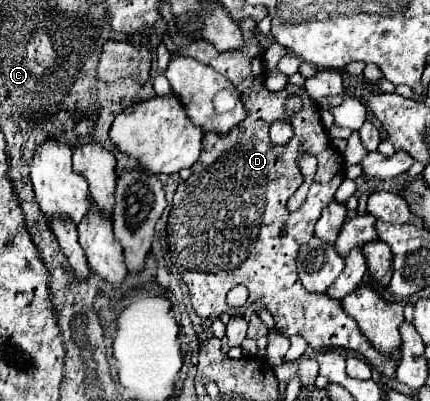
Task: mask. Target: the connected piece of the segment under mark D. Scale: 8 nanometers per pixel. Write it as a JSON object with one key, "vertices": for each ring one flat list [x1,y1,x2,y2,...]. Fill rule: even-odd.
{"vertices":[[250,19,242,21,240,25,244,39,250,43,250,47,246,47,246,51,228,51,228,53,218,53,214,49,214,45,210,45,208,41,200,39,200,41,188,41,186,45,180,43,178,45,178,53,180,55,190,55,194,59,198,59,204,65,210,65,212,69,216,69,218,73,222,73,226,79,232,81,232,85,240,91,240,99,244,103,246,109,246,119,244,123,234,129,228,137,218,137,214,133,206,133,202,137,202,155,200,159,192,165,192,177,182,181,174,193,172,199,172,209,168,215,168,225,170,227,170,235,168,235,168,243,170,243,170,251,174,251,178,257,182,257,182,261,178,263,178,271,182,273,182,279,186,281,188,289,190,289,190,301,192,307,196,311,198,317,206,319,210,315,222,315,222,313,230,313,232,309,226,305,226,293,234,287,234,285,246,285,250,295,246,301,246,307,250,307,252,303,260,301,270,309,270,315,276,321,276,327,286,331,286,335,302,335,312,349,328,349,328,347,346,347,352,349,360,355,366,357,366,361,376,367,380,373,384,373,386,377,394,377,396,371,396,361,392,357,386,357,382,353,378,353,368,339,360,333,356,321,352,317,348,317,342,311,342,303,336,299,330,299,328,295,316,295,316,293,308,293,298,275,296,275,296,257,300,251,300,245,304,245,306,241,312,239,314,235,314,225,324,209,324,205,328,201,334,201,334,193,338,189,338,185,344,179,344,161,342,155,336,153,336,149,330,143,328,131,320,121,320,111,316,107,316,103,308,97,308,93,304,93,304,87,296,87,296,85,286,85,282,91,272,93,264,87,264,65,262,65,262,47,256,43,254,37,254,29,256,23],[292,93,298,93,304,101,304,107,298,115,288,117,284,113,284,99],[276,119,284,119,292,125,294,129,294,137,286,143,286,145,276,145,270,141,268,137,268,129,270,123],[308,151,308,155,316,155,318,159,318,171,316,171,316,179,310,185,308,191,308,199,306,203,296,211,296,213,288,213,286,211,286,201,288,197,304,183,304,177,300,173,298,167,298,159],[282,227,288,227,284,235,280,235]]}

